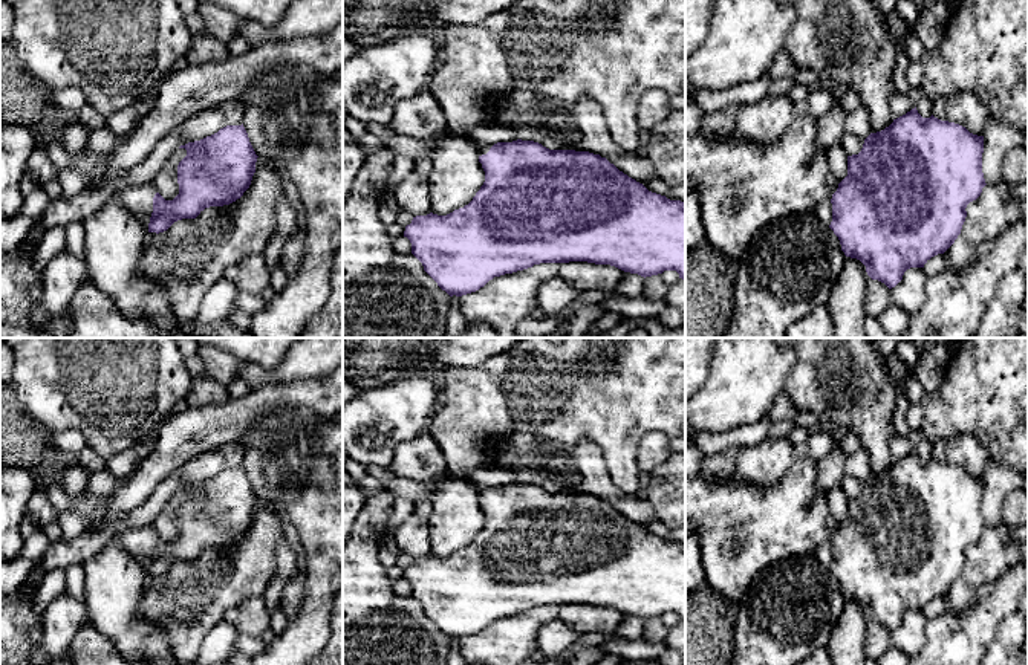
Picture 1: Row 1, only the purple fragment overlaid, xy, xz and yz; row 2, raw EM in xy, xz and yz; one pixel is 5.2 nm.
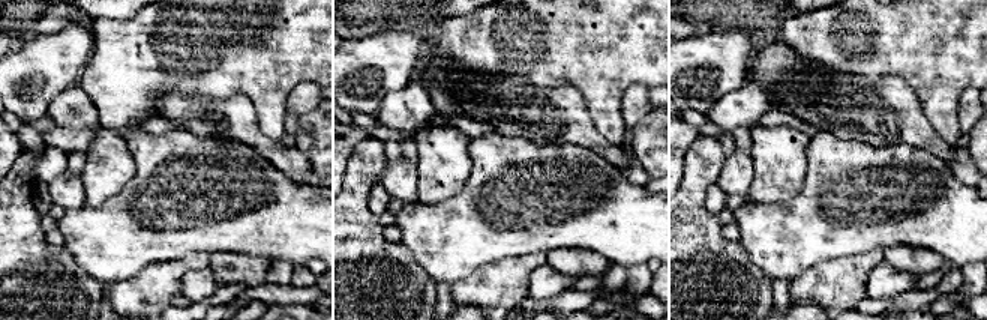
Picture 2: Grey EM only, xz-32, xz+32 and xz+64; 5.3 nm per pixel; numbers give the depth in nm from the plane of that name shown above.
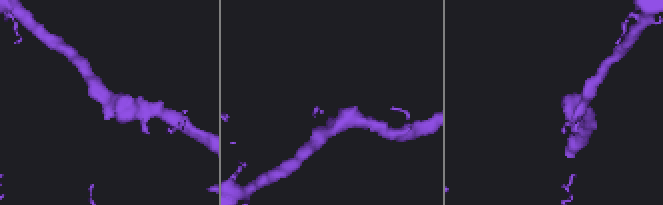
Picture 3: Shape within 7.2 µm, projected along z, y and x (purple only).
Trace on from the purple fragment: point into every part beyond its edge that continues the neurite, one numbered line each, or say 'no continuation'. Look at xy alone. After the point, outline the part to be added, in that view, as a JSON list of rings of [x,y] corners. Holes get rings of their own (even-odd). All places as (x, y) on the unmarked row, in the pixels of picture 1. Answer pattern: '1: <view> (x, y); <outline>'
1: xy (138, 540); [[[153,524],[121,527],[118,532],[119,544],[135,558],[153,555],[153,540],[156,535]]]

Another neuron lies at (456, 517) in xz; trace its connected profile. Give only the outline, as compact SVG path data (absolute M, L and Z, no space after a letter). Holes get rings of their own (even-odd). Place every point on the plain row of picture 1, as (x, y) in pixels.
M444 477L431 495L431 555L447 558L468 547L485 524L479 488L467 478Z

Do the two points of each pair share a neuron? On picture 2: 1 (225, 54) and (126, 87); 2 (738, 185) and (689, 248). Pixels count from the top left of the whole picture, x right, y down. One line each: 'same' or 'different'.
1: same
2: different

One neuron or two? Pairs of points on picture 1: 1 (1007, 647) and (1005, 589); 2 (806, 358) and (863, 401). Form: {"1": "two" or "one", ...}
{"1": "two", "2": "one"}

